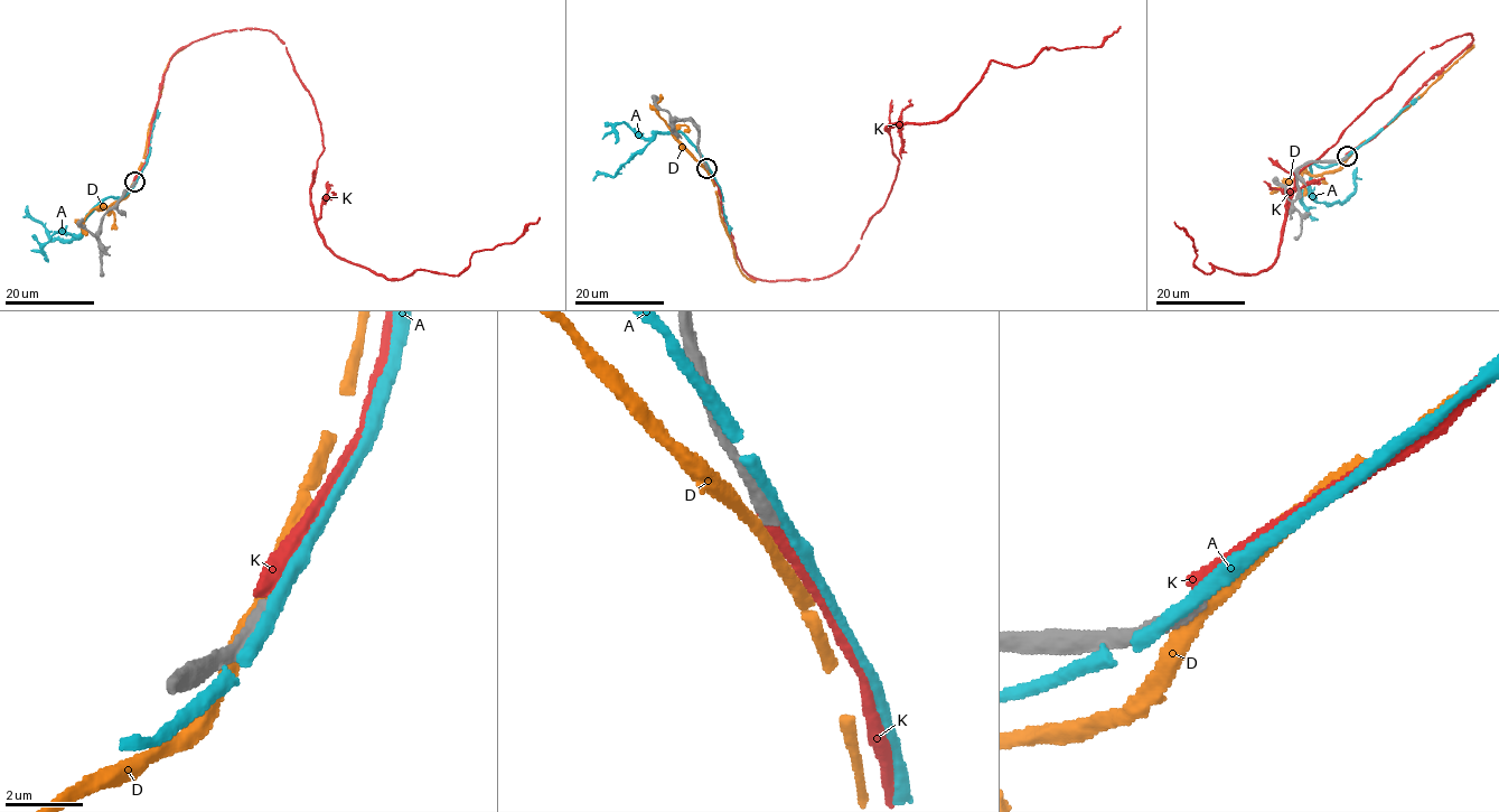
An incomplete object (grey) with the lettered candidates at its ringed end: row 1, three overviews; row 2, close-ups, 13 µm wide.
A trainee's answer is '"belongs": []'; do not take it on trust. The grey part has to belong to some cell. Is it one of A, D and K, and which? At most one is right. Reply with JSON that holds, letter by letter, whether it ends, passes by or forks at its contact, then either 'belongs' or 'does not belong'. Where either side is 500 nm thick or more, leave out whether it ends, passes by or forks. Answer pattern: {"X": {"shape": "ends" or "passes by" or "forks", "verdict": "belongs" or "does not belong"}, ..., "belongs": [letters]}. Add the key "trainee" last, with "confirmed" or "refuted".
{"A": {"verdict": "does not belong"}, "D": {"shape": "passes by", "verdict": "does not belong"}, "K": {"shape": "ends", "verdict": "does not belong"}, "belongs": [], "trainee": "confirmed"}

